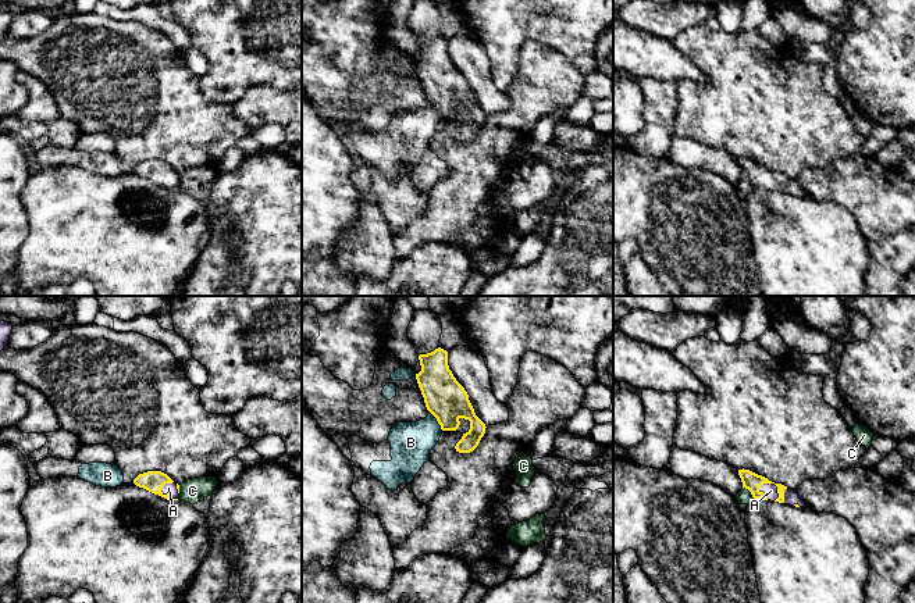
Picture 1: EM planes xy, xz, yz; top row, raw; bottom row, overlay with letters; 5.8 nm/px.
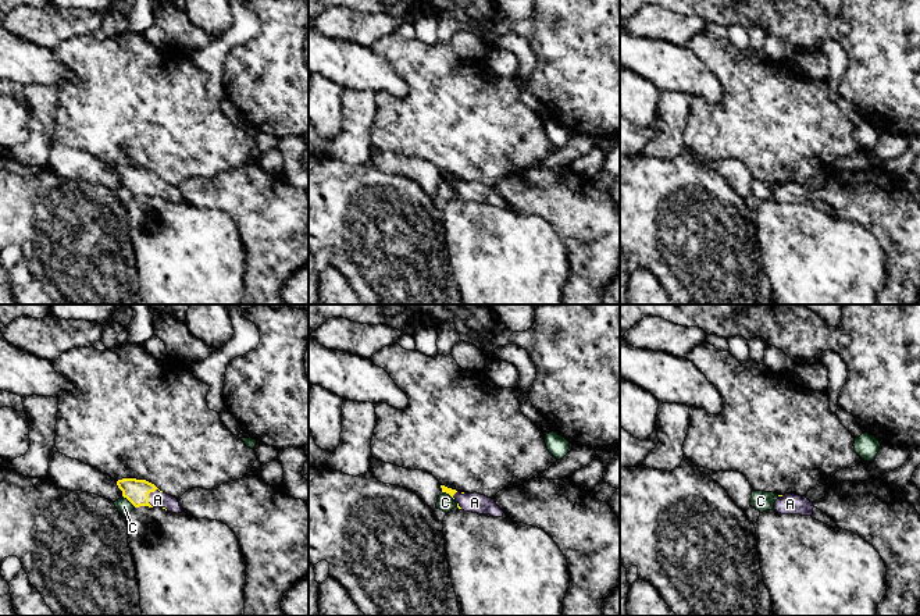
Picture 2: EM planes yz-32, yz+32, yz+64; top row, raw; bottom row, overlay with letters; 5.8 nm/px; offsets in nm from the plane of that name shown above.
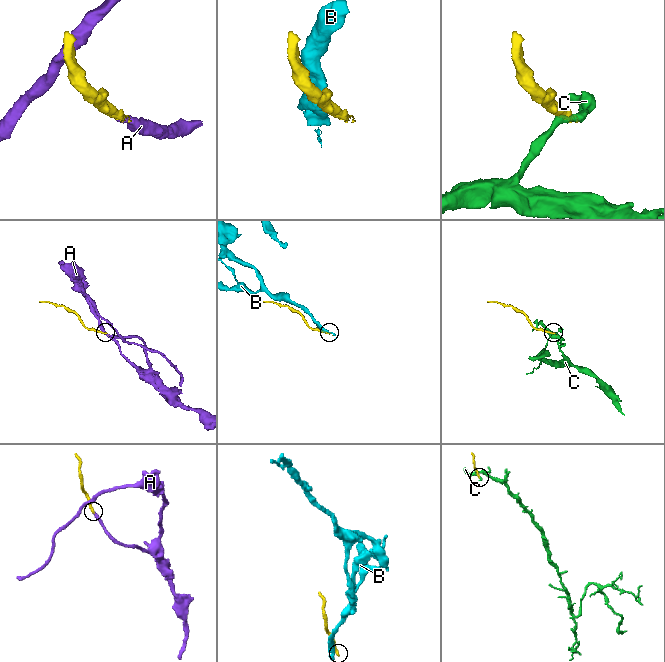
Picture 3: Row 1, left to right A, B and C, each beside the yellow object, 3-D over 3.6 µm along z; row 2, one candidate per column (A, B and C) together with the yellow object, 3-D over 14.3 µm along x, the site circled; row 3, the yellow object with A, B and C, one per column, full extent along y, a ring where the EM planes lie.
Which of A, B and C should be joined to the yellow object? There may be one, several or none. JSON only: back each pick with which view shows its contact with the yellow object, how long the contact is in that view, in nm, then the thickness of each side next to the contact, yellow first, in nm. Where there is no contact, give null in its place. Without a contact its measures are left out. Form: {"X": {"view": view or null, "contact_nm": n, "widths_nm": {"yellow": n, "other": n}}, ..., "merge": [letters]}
{"A": {"view": "yz", "contact_nm": 140, "widths_nm": {"yellow": 110, "other": 80}}, "merge": ["A"]}

